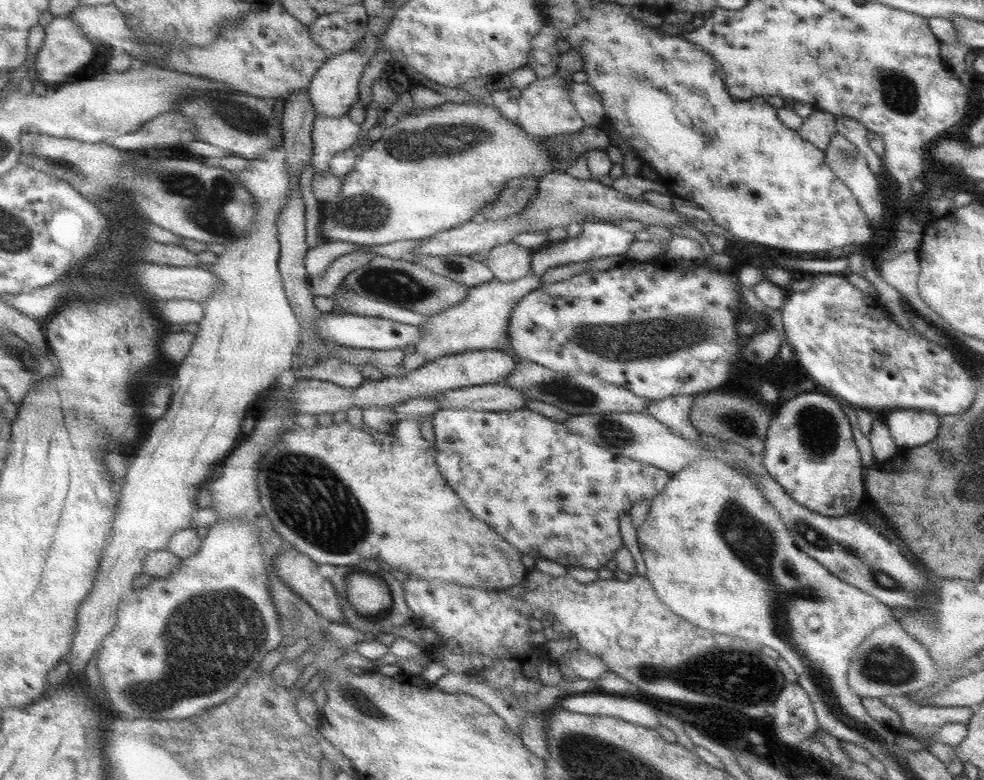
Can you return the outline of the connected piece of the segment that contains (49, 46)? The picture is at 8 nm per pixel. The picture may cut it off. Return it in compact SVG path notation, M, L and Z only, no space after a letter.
M69 15L54 17L45 27L44 45L36 57L36 80L48 86L56 87L58 82L64 83L68 76L80 72L94 58L91 54L92 41L75 20Z

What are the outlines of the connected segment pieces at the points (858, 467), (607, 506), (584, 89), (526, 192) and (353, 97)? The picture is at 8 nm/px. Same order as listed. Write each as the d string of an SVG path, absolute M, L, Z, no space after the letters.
M806 392L795 398L783 400L770 422L770 429L765 441L765 450L761 456L768 474L798 504L805 506L810 512L824 516L846 516L857 514L861 504L867 499L864 470L861 454L855 444L852 426L842 406L832 395L822 392Z
M466 409L437 410L433 414L432 425L434 426L434 442L437 450L436 463L447 483L456 491L460 500L468 507L470 512L475 514L476 518L498 532L501 538L514 546L522 555L528 554L535 560L545 558L567 567L584 567L594 570L602 568L608 560L614 557L616 550L620 550L624 546L620 532L620 518L625 513L630 512L636 501L640 499L652 500L655 494L658 494L665 488L668 481L672 480L672 474L624 456L614 455L612 450L598 446L598 444L594 444L594 442L590 442L586 438L578 436L578 434L568 432L564 424L554 422L554 420L534 412L534 410L521 409L502 412Z
M574 82L569 86L568 93L585 125L598 126L604 121L602 97L588 83Z
M515 178L509 180L498 199L485 206L472 220L498 220L505 216L515 215L538 194L537 178Z
M343 51L341 54L328 57L328 59L314 73L311 83L307 88L316 115L339 117L347 115L354 101L357 101L358 84L362 78L362 70L368 65L370 56L362 52Z

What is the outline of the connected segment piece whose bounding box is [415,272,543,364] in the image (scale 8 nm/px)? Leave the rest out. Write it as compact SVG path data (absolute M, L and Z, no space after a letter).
M531 272L515 281L502 282L501 280L494 278L491 281L472 287L469 289L467 298L462 302L428 317L425 324L422 324L425 330L423 330L423 338L421 338L416 344L416 353L425 354L425 357L427 358L427 362L425 362L426 364L431 363L434 359L440 358L441 356L456 354L457 352L464 352L467 350L498 349L504 350L504 352L509 352L507 326L509 325L509 318L512 314L513 308L521 298L524 298L524 296L542 286L542 275L538 276L536 273Z

